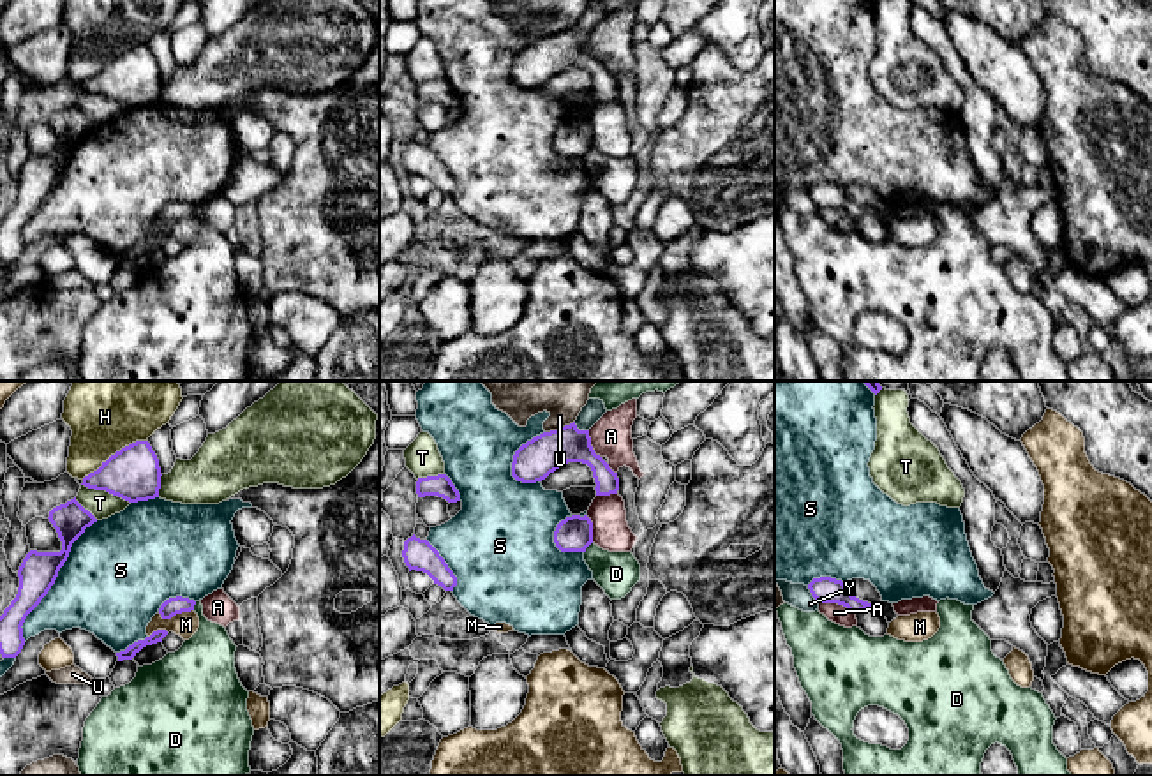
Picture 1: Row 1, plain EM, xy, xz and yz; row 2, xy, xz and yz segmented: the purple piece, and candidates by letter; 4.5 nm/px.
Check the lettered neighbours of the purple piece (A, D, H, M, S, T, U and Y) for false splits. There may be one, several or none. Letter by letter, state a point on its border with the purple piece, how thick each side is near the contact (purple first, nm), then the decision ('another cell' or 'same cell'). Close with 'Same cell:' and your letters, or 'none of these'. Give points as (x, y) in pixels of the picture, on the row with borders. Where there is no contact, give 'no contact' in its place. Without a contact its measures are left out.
A: yz (837, 602) | 120/90 nm | another cell
D: xz (588, 545) | 160/190 nm | another cell
H: xy (115, 454) | 240/420 nm | another cell
M: xy (175, 614) | 80/110 nm | same cell
S: xy (55, 579) | 170/460 nm | another cell
T: xy (106, 491) | 240/120 nm | another cell
U: xz (561, 427) | 180/300 nm | another cell
Y: xz (581, 431) | 180/90 nm | another cell
Same cell: M

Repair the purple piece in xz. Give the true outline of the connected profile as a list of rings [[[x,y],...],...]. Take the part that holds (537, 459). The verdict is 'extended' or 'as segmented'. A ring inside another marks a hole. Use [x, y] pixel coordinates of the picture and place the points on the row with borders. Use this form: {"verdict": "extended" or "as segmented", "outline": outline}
{"verdict": "as segmented", "outline": [[[575,422],[522,444],[513,455],[512,476],[522,483],[536,483],[568,462],[582,462],[591,467],[596,496],[617,494],[617,473],[595,453],[589,430],[579,430]]]}

